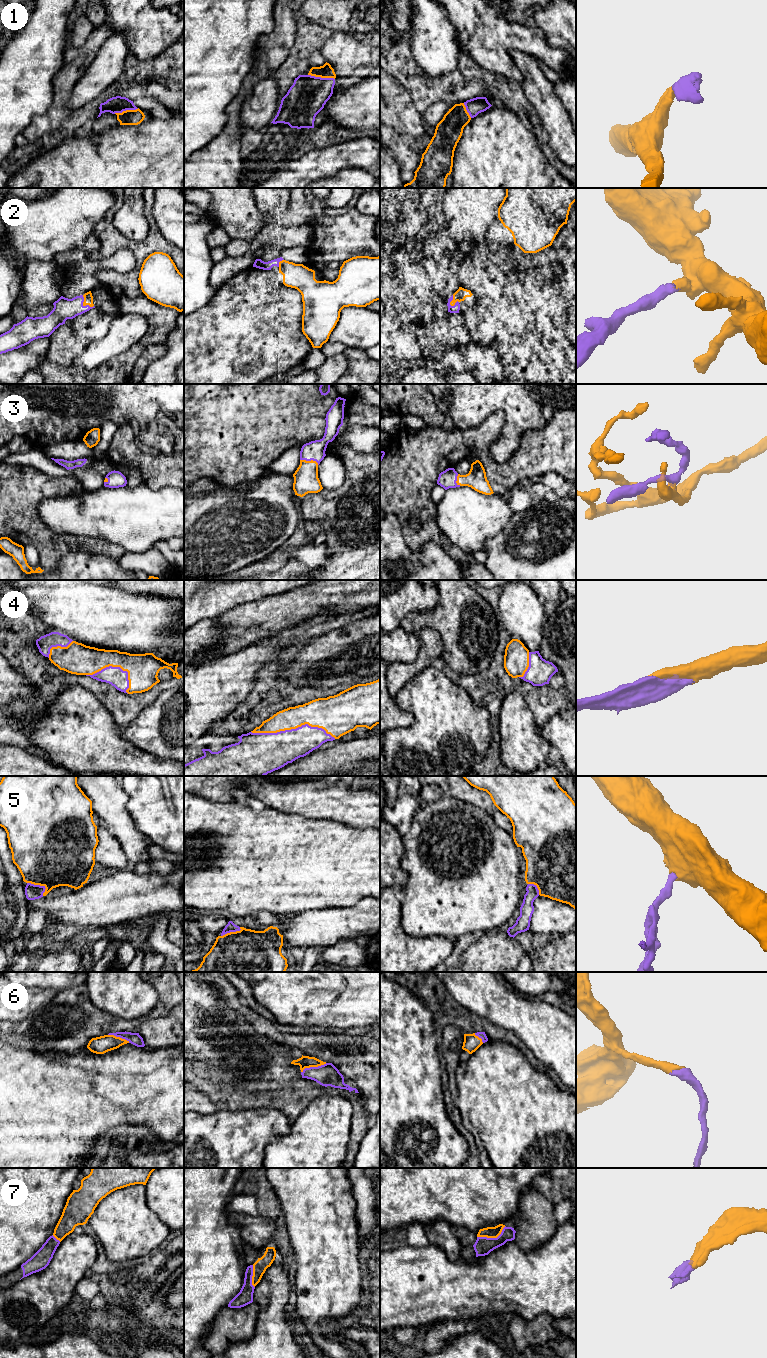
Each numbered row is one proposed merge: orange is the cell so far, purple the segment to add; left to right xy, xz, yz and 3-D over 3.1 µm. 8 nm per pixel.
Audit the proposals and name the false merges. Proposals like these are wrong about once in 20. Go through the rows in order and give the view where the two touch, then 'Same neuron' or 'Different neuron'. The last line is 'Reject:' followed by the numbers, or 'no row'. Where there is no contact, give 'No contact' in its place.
1: Touches orange in xz. Same neuron
2: Touches orange in xy. Same neuron
3: Touches orange in xz. Same neuron
4: Touches orange in xz. Same neuron
5: Touches orange in xy. Same neuron
6: Touches orange in xz. Same neuron
7: Touches orange in yz. Same neuron
Reject: no row

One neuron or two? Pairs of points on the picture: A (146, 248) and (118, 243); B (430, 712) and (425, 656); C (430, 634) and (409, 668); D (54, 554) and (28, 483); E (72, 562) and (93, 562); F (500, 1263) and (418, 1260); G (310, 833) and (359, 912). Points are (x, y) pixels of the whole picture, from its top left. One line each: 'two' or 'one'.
A: one
B: two
C: one
D: one
E: one
F: one
G: two

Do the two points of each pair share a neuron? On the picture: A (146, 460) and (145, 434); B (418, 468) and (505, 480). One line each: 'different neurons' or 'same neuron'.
A: different neurons
B: same neuron

